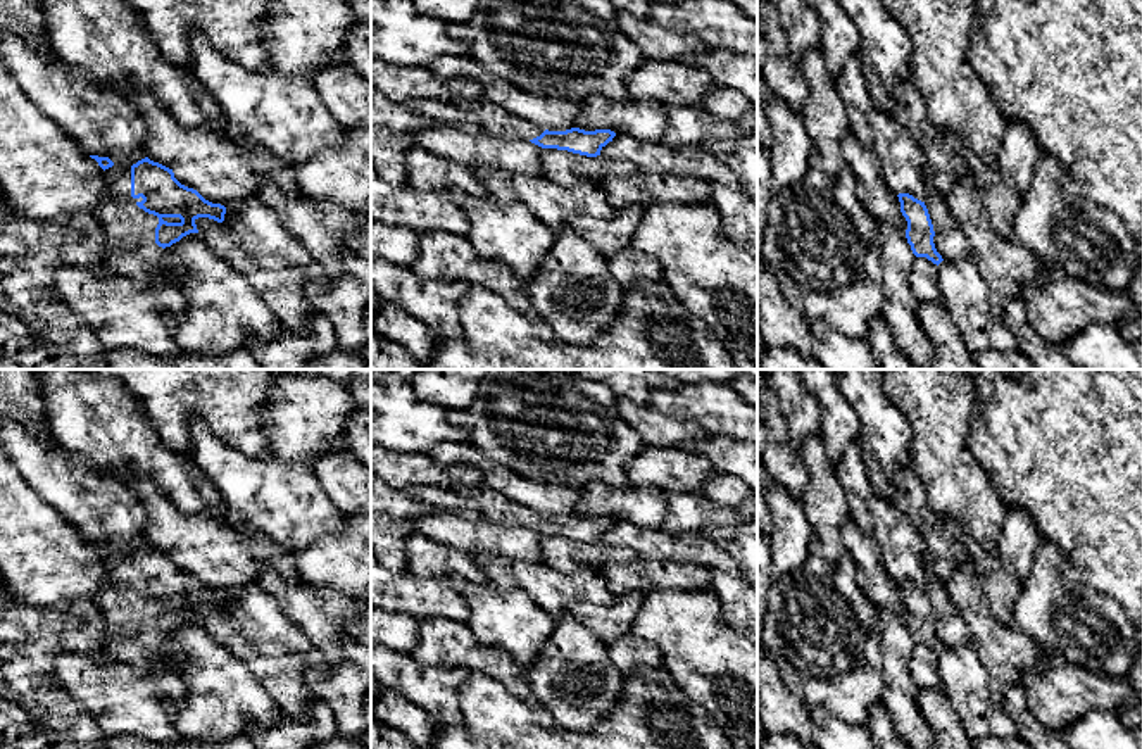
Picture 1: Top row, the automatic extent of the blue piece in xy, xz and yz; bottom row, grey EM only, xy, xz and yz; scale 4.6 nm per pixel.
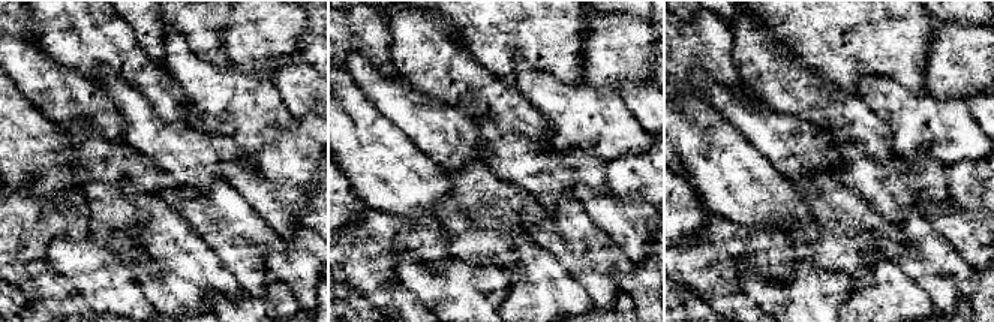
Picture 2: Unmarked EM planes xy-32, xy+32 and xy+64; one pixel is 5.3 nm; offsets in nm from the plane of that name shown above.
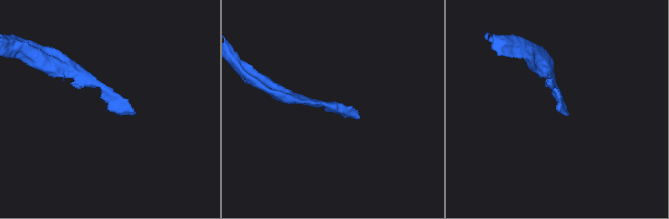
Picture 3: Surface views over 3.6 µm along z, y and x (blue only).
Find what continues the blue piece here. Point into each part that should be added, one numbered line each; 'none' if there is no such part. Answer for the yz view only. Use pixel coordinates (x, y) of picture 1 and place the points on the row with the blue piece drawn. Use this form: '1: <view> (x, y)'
1: yz (923, 282)

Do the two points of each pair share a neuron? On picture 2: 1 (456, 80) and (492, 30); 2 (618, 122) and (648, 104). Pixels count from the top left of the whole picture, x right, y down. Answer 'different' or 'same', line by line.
1: different
2: different

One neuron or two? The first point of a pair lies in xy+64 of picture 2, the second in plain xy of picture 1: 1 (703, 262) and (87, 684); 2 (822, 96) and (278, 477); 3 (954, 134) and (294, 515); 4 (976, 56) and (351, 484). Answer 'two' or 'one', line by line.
1: two
2: two
3: one
4: two

